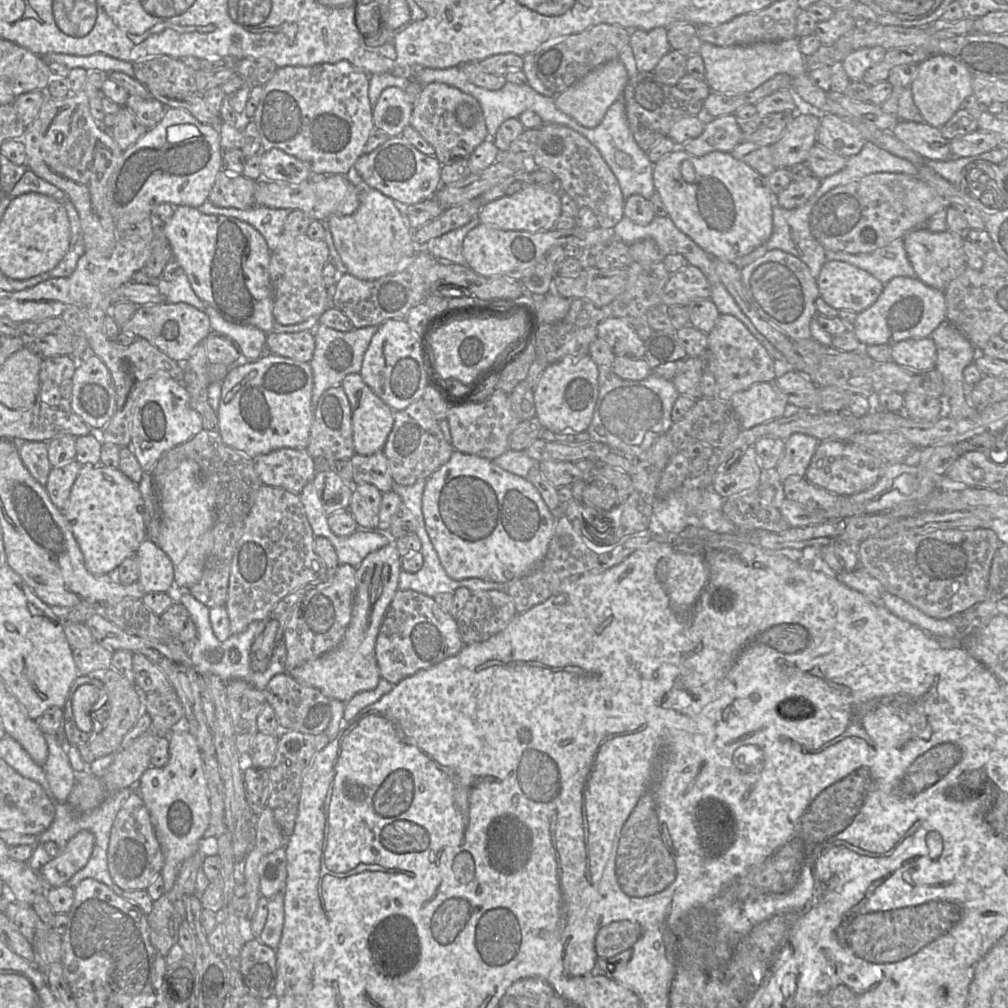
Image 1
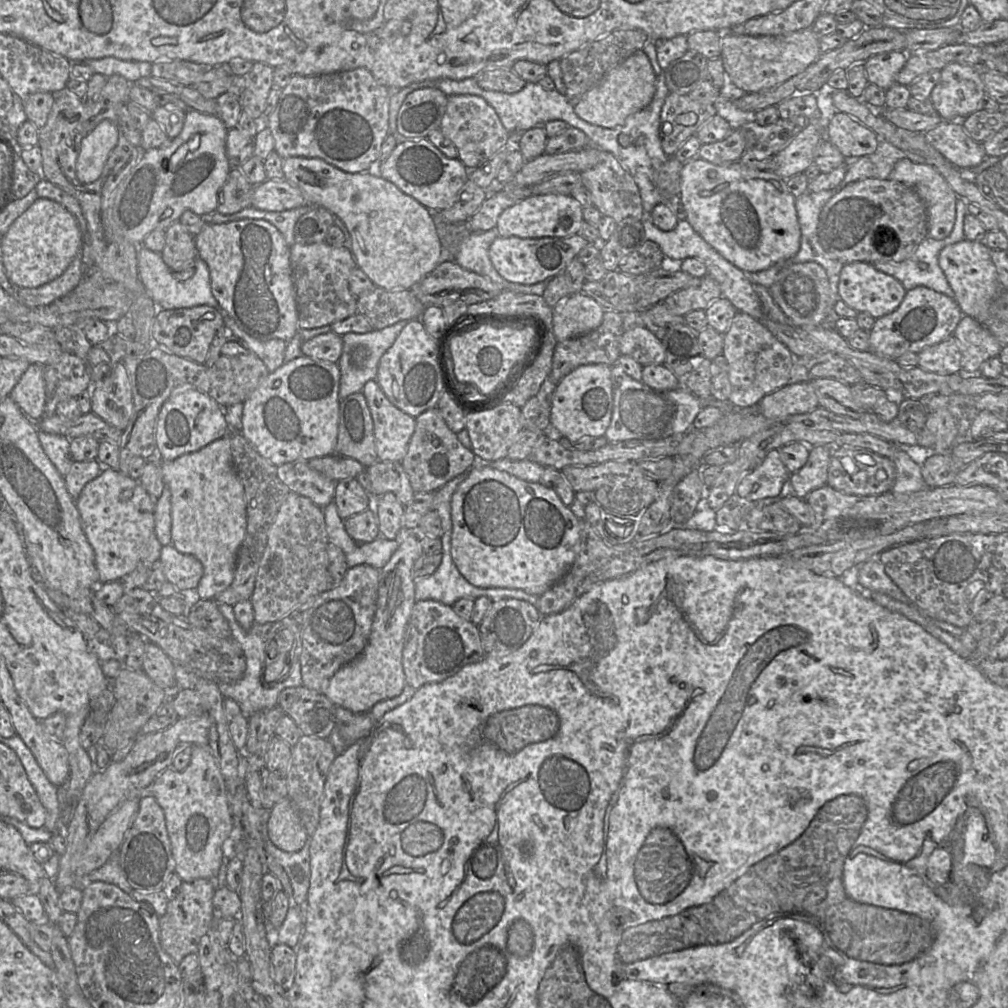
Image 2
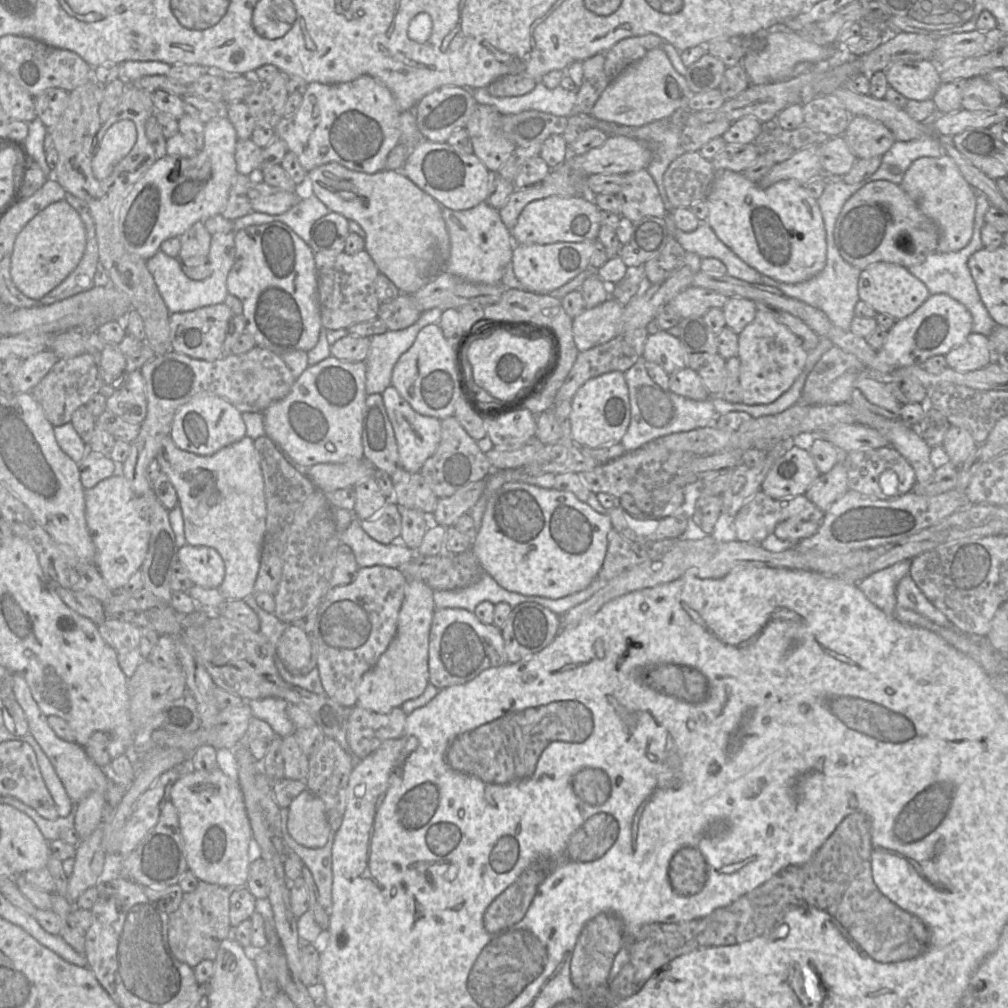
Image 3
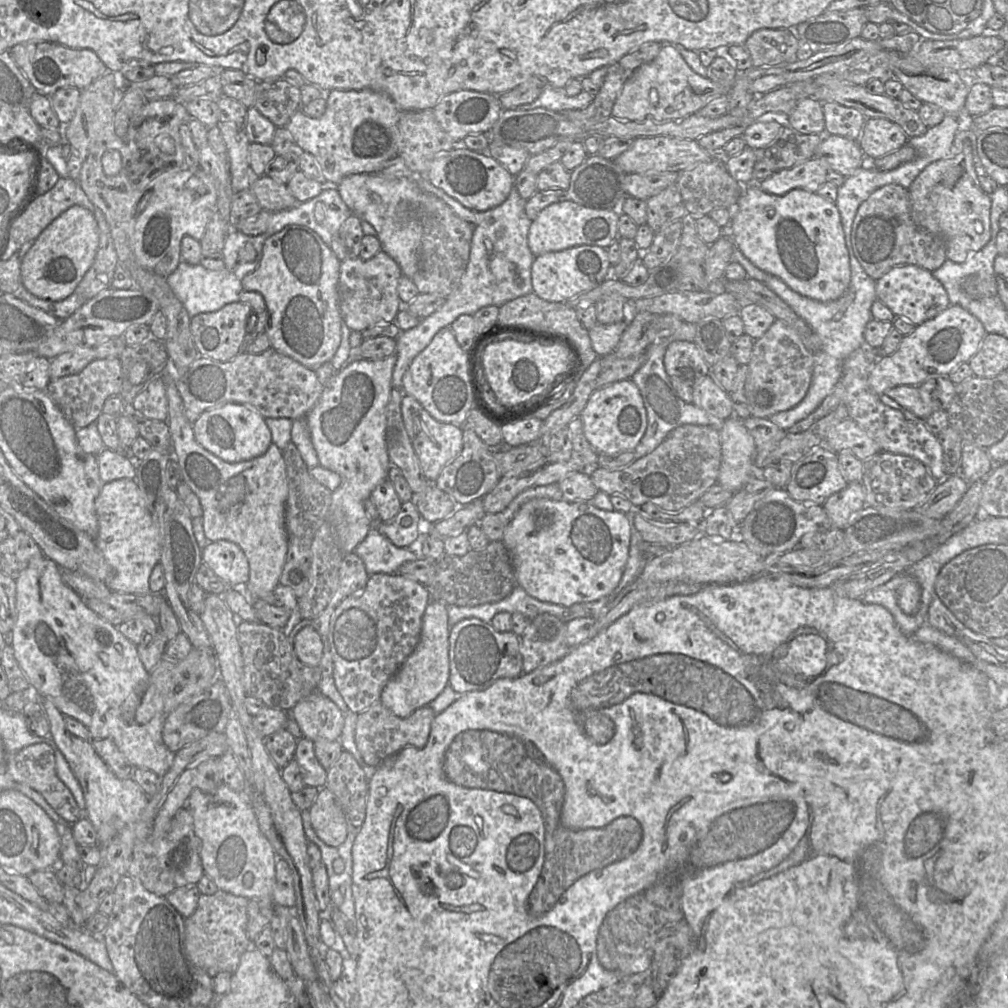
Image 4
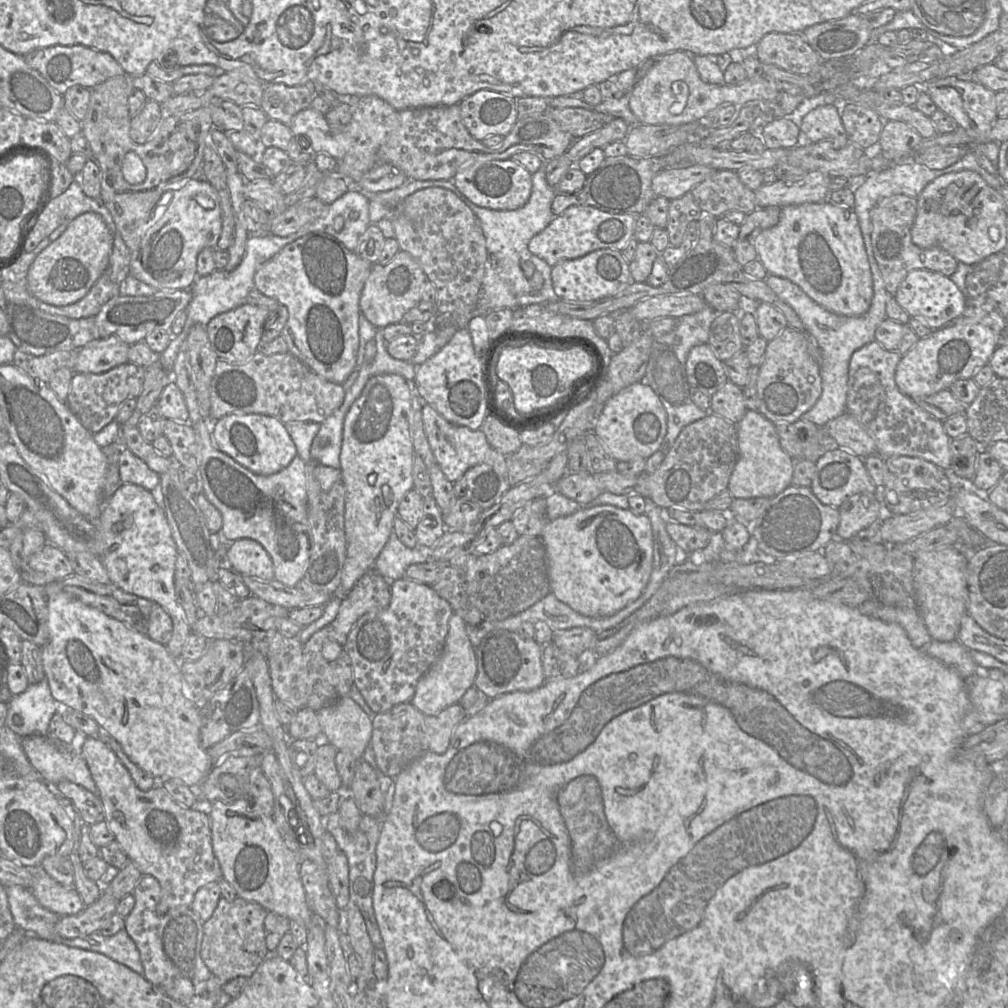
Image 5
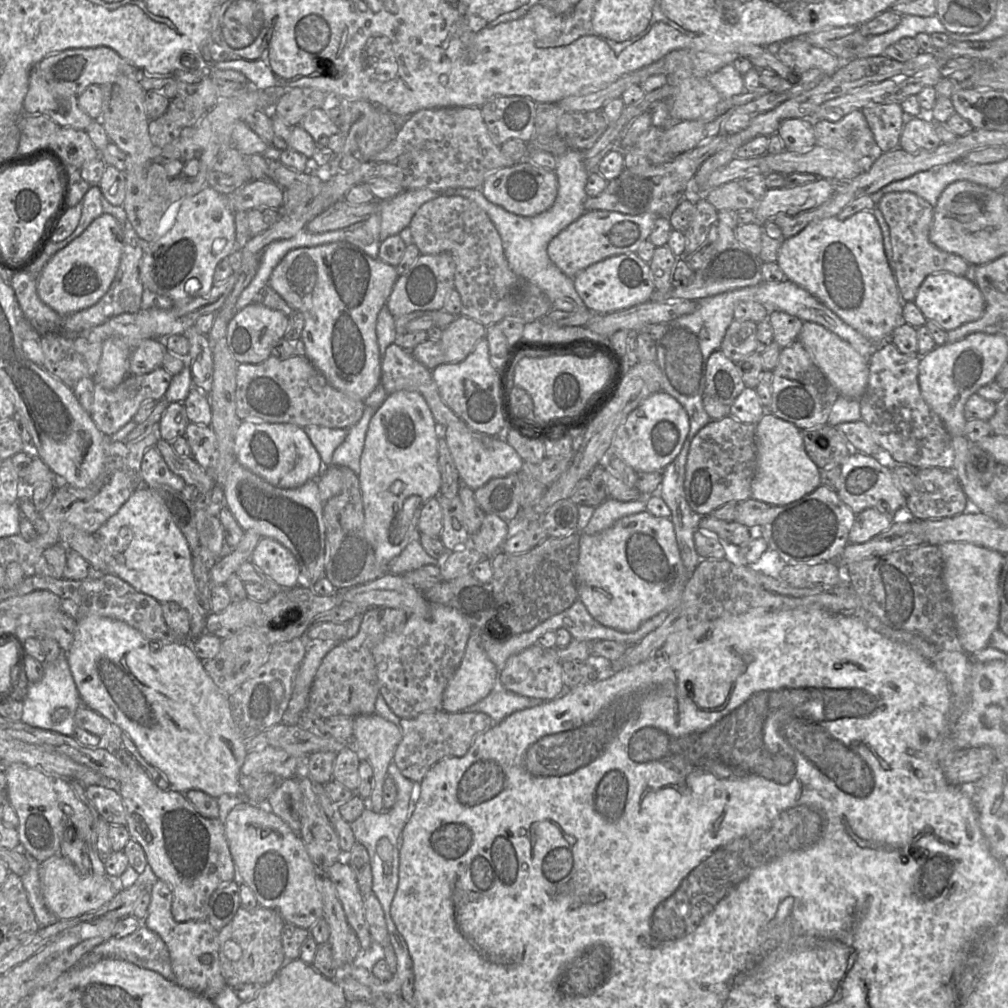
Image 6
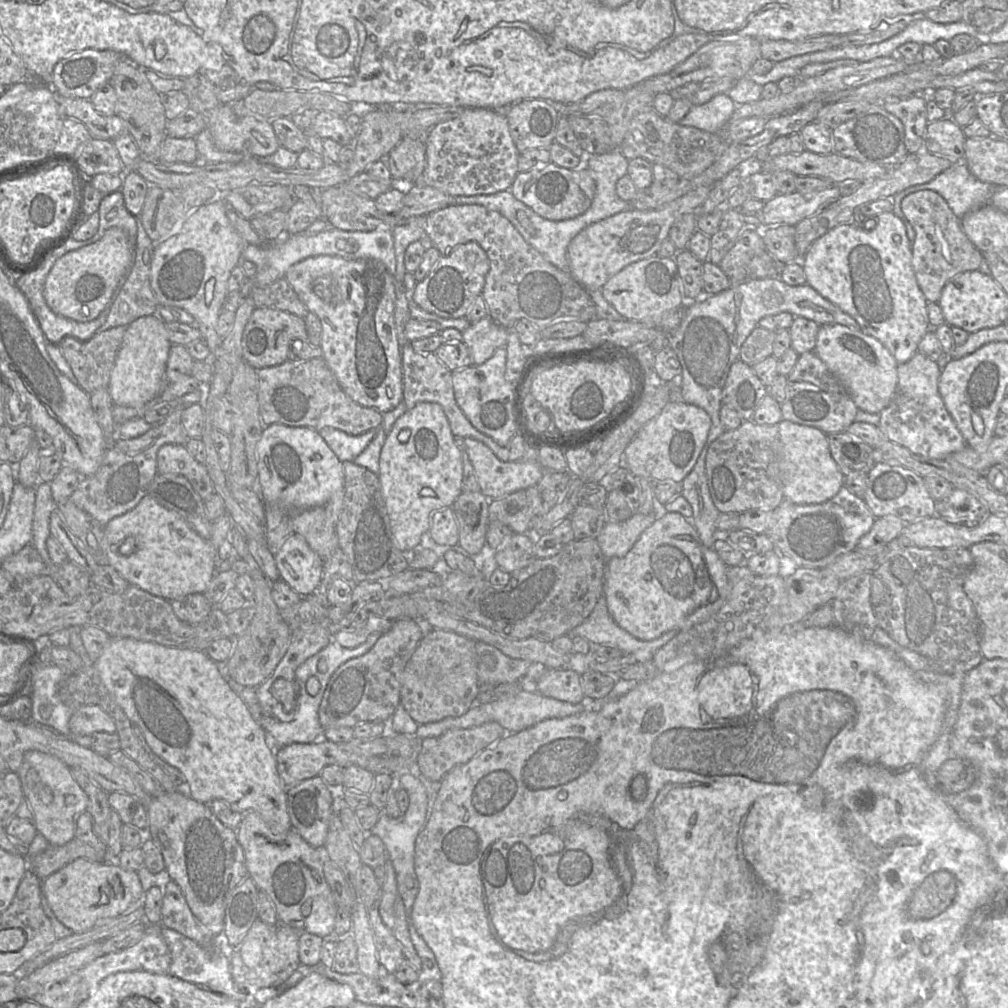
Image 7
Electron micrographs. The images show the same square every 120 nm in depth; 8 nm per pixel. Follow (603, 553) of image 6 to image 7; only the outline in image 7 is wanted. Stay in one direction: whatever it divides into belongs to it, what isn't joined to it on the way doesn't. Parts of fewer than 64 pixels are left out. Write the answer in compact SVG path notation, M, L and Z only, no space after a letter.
M667 512L655 518L625 556L607 559L602 597L609 614L621 628L641 640L652 641L672 630L688 630L717 613L729 594L727 567L713 548L701 542L686 517Z

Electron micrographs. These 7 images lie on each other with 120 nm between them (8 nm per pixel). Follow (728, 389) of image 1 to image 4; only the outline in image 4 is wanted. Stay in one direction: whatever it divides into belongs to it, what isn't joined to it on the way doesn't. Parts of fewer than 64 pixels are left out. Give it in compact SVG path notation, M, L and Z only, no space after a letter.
M776 319L762 337L755 339L747 365L745 394L751 414L769 419L773 414L795 407L806 396L813 376L814 356L793 327Z

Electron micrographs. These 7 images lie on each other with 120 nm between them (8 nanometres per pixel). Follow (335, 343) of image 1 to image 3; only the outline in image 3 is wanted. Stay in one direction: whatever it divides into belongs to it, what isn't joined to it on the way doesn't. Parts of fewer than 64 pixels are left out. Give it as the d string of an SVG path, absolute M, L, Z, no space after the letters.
M443 307L426 310L407 328L388 330L369 338L369 351L364 360L367 394L381 394L391 385L392 371L399 357L412 346L423 327L438 323L445 310Z

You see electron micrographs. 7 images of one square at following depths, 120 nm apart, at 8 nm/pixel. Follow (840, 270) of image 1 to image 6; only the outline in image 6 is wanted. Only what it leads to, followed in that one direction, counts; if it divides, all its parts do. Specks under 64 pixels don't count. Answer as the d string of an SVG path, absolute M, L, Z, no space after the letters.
M949 272L928 275L919 287L913 303L921 310L927 321L936 323L946 331L978 320L985 309L985 299L978 286L965 276Z

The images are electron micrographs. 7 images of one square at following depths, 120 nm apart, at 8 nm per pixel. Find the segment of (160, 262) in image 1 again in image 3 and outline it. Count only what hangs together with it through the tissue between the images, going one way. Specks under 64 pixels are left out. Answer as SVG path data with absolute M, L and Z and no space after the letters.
M203 221L193 224L179 236L181 248L178 260L184 267L198 267L208 262L212 234L205 228Z

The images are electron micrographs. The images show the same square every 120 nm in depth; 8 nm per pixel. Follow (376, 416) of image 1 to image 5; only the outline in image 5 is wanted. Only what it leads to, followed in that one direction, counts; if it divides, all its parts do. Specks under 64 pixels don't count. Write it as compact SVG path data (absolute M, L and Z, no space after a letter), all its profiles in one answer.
M419 400L419 405L428 443L441 471L449 481L455 482L468 469L489 458L492 447L481 430L473 430L447 421L434 407L422 400Z

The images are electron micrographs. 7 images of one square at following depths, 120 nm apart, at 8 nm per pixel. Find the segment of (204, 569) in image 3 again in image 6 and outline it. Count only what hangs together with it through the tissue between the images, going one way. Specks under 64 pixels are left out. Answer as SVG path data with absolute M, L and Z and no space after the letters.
M261 538L249 559L283 589L298 586L300 566L293 554L272 538Z

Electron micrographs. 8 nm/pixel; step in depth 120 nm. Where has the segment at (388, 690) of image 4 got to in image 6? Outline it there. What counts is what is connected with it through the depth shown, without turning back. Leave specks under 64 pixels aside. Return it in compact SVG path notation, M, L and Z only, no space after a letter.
M478 632L471 634L464 657L449 680L442 711L456 713L482 700L498 687L498 670L480 645Z

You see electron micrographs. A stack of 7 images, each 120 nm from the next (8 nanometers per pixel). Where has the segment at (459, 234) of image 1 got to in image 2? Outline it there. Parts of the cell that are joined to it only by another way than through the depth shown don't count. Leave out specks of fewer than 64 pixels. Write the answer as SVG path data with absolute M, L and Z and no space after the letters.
M494 229L466 234L460 239L451 258L461 267L491 279L502 286L504 290L542 296L546 282L533 285L512 283L504 279L494 268L489 258L489 247L498 236Z

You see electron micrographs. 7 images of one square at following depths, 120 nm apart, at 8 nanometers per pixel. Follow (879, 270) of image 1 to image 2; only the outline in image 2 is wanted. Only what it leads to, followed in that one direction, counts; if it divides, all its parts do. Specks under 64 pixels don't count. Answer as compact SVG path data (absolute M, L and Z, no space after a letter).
M927 237L908 260L876 261L872 264L878 270L896 278L906 290L923 286L953 299L954 291L939 266L939 254L945 246L945 241Z

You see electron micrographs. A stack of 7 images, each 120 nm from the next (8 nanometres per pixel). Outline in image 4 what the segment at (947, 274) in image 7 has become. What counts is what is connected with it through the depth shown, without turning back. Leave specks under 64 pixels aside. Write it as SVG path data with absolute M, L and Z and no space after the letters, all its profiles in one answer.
M896 184L878 188L861 203L852 223L849 240L852 253L874 280L904 265L915 265L932 272L947 260L944 239L916 224L908 190Z

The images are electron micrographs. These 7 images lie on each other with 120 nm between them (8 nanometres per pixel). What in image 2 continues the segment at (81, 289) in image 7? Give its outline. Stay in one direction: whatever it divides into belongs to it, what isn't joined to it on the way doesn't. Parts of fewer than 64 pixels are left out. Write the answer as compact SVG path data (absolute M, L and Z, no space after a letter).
M38 198L8 228L1 242L3 265L9 281L21 288L36 288L59 277L82 248L75 217L60 203Z

